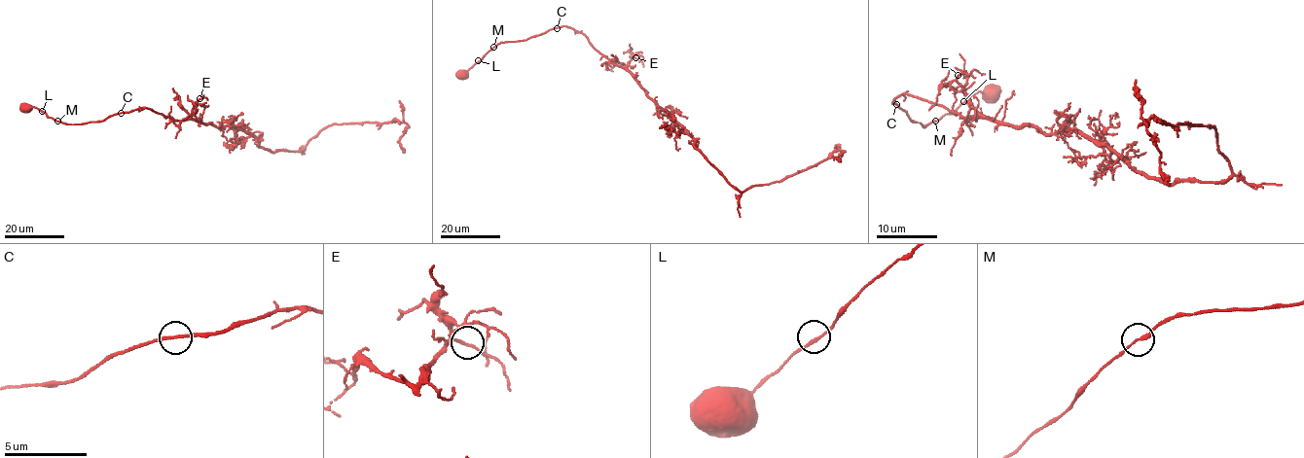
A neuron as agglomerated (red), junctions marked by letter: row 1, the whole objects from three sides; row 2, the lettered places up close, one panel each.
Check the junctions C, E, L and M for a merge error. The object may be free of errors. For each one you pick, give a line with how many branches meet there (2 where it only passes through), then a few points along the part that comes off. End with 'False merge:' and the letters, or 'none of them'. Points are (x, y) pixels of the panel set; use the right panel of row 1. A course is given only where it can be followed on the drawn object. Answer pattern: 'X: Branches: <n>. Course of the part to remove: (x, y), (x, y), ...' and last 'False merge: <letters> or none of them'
False merge: none of them

